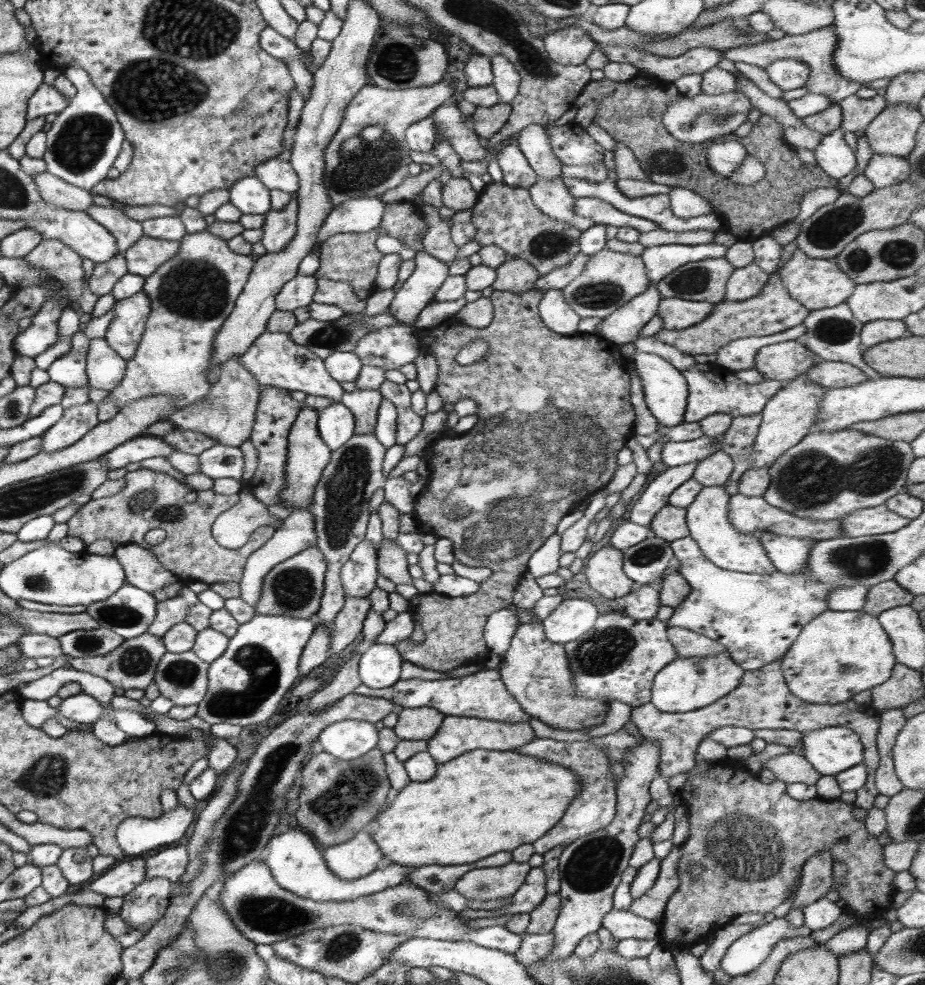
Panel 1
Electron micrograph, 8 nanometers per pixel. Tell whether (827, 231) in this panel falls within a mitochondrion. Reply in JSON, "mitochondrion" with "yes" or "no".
{"mitochondrion":"yes"}

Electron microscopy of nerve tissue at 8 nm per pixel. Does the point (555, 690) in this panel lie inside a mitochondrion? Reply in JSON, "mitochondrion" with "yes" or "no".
{"mitochondrion":"yes"}

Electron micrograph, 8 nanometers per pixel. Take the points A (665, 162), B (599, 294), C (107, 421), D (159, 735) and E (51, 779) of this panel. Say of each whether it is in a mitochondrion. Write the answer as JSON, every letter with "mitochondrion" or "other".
{"A":"mitochondrion","B":"mitochondrion","C":"other","D":"other","E":"mitochondrion"}

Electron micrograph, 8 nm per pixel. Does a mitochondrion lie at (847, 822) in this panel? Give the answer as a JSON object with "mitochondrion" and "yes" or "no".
{"mitochondrion":"no"}

